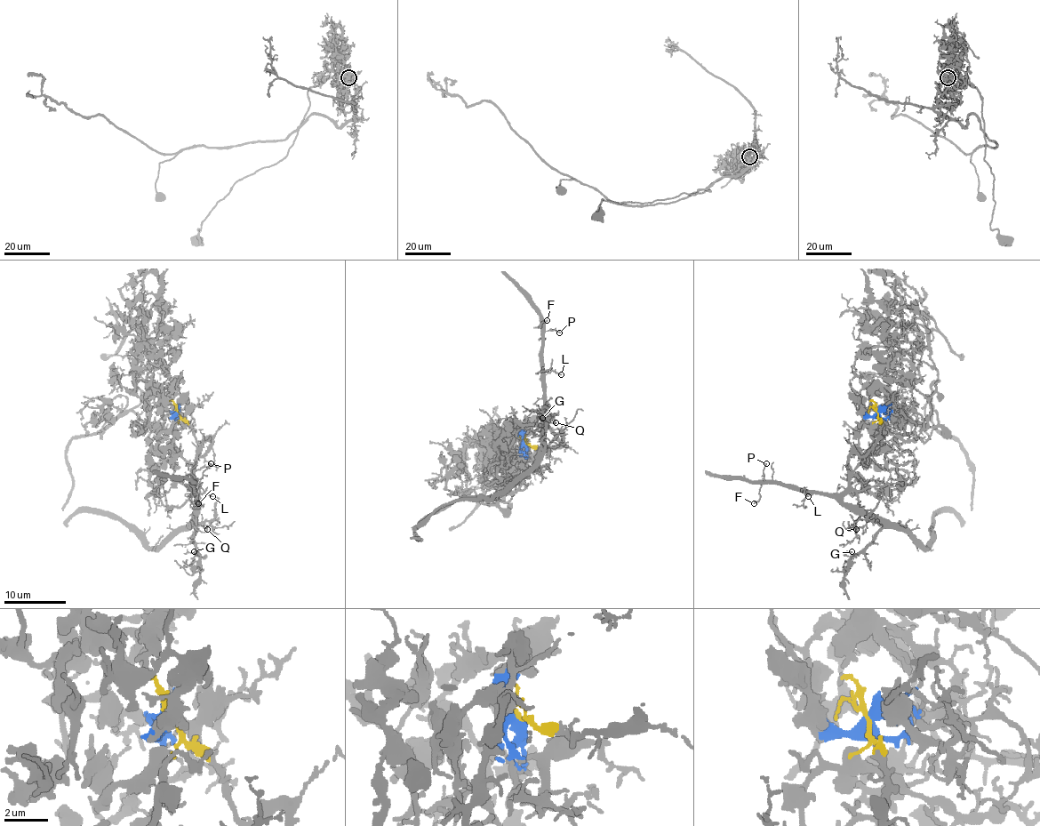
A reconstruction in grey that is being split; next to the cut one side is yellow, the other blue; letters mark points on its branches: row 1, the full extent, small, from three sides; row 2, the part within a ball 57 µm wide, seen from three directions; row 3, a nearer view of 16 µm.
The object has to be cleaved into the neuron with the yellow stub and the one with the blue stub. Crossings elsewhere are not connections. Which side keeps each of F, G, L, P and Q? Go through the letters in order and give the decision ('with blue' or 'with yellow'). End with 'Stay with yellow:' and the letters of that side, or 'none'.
F: with yellow
G: with yellow
L: with yellow
P: with yellow
Q: with yellow
Stay with yellow: F, G, L, P, Q

